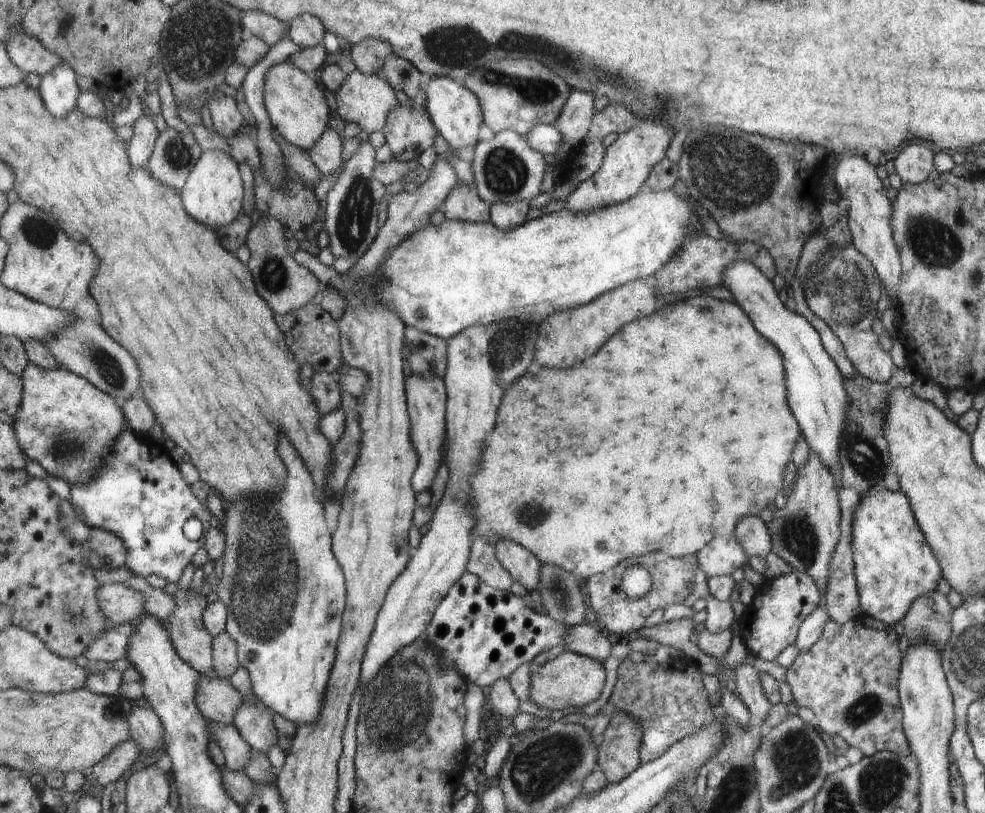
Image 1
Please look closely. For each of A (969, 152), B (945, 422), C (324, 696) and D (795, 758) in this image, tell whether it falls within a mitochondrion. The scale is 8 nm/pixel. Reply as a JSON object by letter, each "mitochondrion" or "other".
{"A":"other","B":"other","C":"other","D":"mitochondrion"}

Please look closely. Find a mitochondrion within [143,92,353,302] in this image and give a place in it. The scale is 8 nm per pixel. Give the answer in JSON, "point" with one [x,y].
{"point":[274,275]}

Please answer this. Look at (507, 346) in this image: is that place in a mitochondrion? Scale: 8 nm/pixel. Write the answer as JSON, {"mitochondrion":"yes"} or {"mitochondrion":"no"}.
{"mitochondrion":"yes"}

